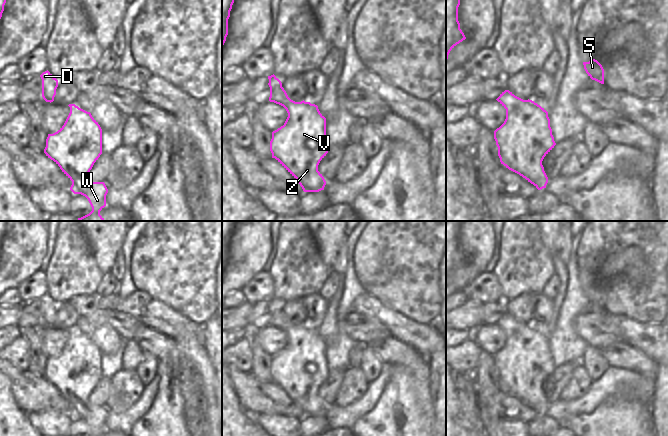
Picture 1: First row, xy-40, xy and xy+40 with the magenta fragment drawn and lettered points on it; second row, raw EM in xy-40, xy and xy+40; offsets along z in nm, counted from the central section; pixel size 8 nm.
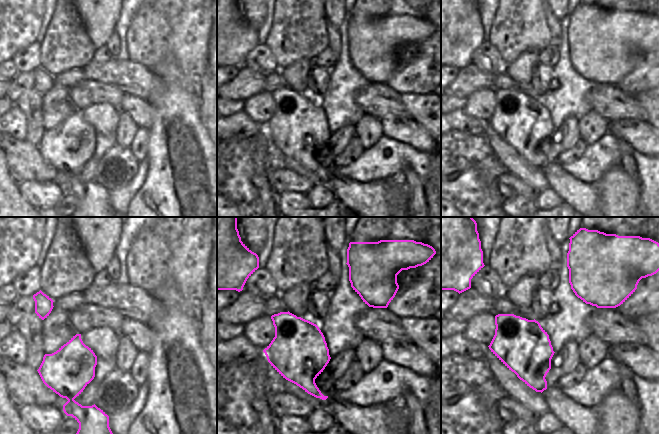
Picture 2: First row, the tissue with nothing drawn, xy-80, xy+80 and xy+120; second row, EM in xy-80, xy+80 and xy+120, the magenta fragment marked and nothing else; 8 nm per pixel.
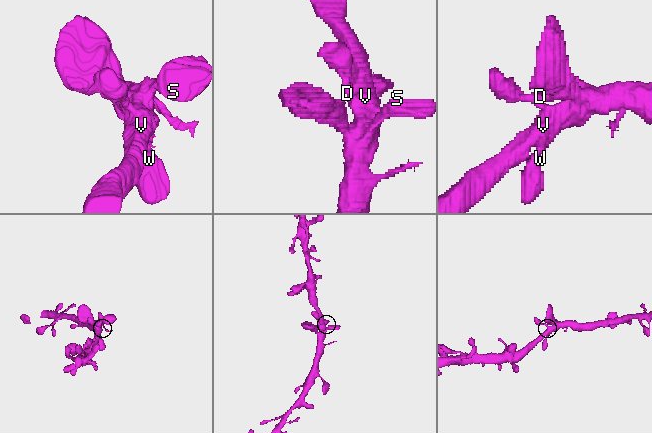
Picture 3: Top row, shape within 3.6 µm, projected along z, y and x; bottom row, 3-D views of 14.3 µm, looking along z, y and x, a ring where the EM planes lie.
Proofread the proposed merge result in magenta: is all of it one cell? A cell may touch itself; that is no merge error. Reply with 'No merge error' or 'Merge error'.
No merge error.

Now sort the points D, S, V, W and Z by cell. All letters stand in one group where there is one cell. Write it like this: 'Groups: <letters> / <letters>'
Groups: D S V W Z

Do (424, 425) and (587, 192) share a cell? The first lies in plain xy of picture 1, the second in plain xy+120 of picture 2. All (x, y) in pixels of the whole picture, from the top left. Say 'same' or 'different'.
same

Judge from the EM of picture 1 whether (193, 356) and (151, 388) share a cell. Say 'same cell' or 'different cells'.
different cells

